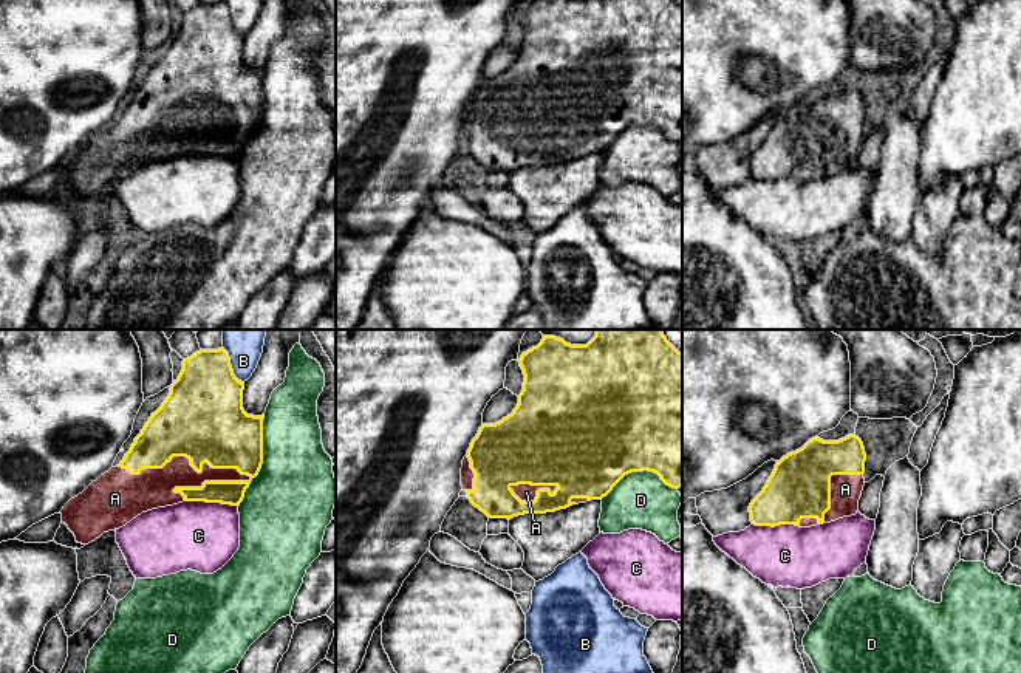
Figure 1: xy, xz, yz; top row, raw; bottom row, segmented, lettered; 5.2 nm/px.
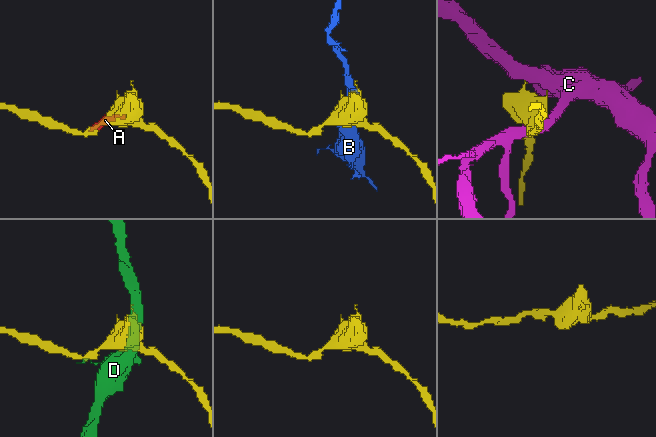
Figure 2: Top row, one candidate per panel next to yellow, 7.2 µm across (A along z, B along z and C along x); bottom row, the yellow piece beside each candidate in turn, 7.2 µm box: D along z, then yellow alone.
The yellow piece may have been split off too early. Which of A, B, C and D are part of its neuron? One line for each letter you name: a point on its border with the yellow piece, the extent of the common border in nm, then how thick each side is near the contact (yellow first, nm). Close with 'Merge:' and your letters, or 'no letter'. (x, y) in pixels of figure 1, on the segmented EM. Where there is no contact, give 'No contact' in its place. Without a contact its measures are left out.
A: Touches yellow at xy (189, 458). Shared border 700 nm. Thickness 440 nm (yellow) against 200 nm
Merge: A

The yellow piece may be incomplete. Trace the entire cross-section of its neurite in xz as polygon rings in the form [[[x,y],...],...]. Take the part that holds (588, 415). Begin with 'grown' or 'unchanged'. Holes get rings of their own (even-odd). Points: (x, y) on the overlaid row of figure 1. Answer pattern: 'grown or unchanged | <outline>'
grown | [[[597,330],[596,336],[586,343],[586,345],[571,345],[566,343],[563,339],[555,336],[543,336],[541,342],[537,347],[532,347],[526,353],[521,354],[518,359],[520,367],[524,374],[523,390],[518,395],[518,404],[514,408],[510,415],[503,418],[501,421],[495,424],[483,424],[476,433],[476,436],[472,439],[470,447],[467,450],[467,455],[463,459],[461,467],[461,486],[463,490],[467,492],[467,498],[470,503],[478,507],[481,512],[484,512],[489,518],[514,518],[524,514],[546,514],[546,512],[555,512],[560,509],[566,509],[572,504],[586,503],[591,500],[602,500],[606,497],[613,487],[628,473],[631,472],[654,472],[661,477],[661,480],[673,487],[679,489],[682,486],[682,353],[679,353],[664,336],[662,330]]]

